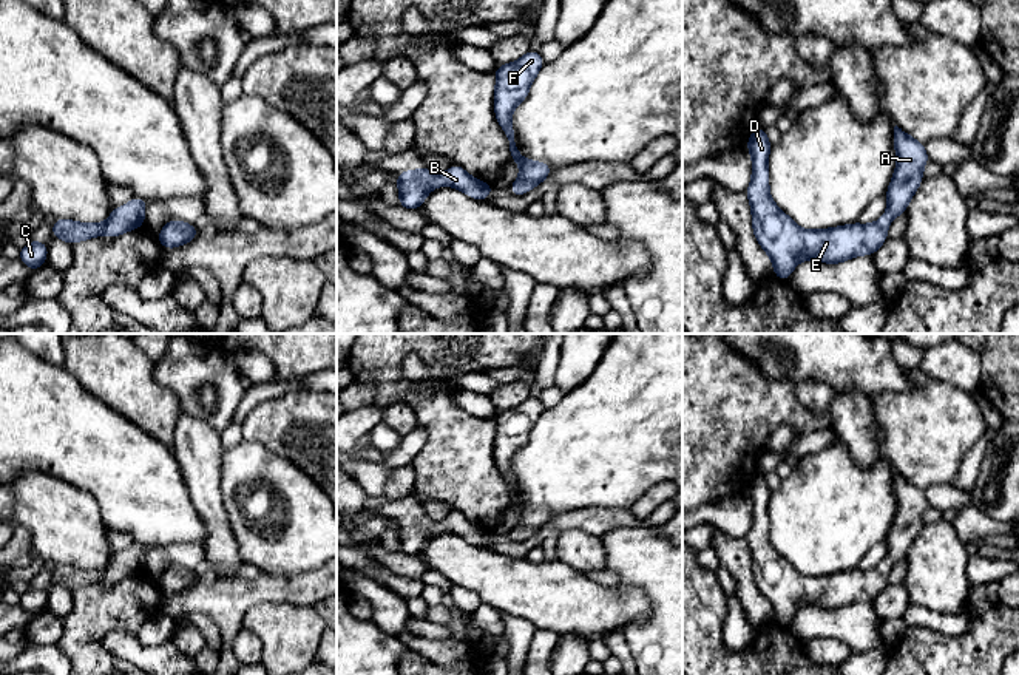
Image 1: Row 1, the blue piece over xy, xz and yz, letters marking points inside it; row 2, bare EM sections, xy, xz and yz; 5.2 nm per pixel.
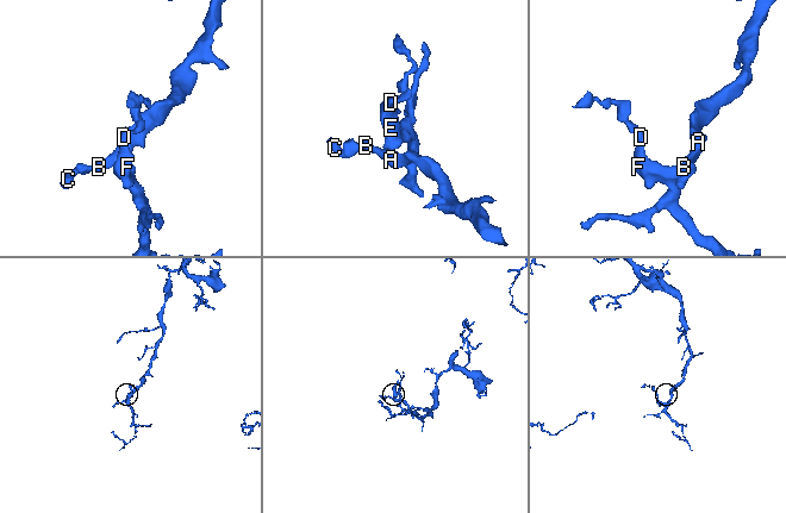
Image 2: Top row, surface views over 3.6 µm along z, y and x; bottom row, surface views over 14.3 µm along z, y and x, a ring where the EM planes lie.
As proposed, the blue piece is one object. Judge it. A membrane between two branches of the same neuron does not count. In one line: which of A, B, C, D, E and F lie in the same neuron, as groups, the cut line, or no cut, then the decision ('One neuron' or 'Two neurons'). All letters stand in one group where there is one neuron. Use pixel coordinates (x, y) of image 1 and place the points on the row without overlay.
Groups: A B C D E F. No split. One neuron

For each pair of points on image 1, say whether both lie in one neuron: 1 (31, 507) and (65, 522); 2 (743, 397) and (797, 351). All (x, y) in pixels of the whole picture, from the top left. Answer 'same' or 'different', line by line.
1: same
2: different

